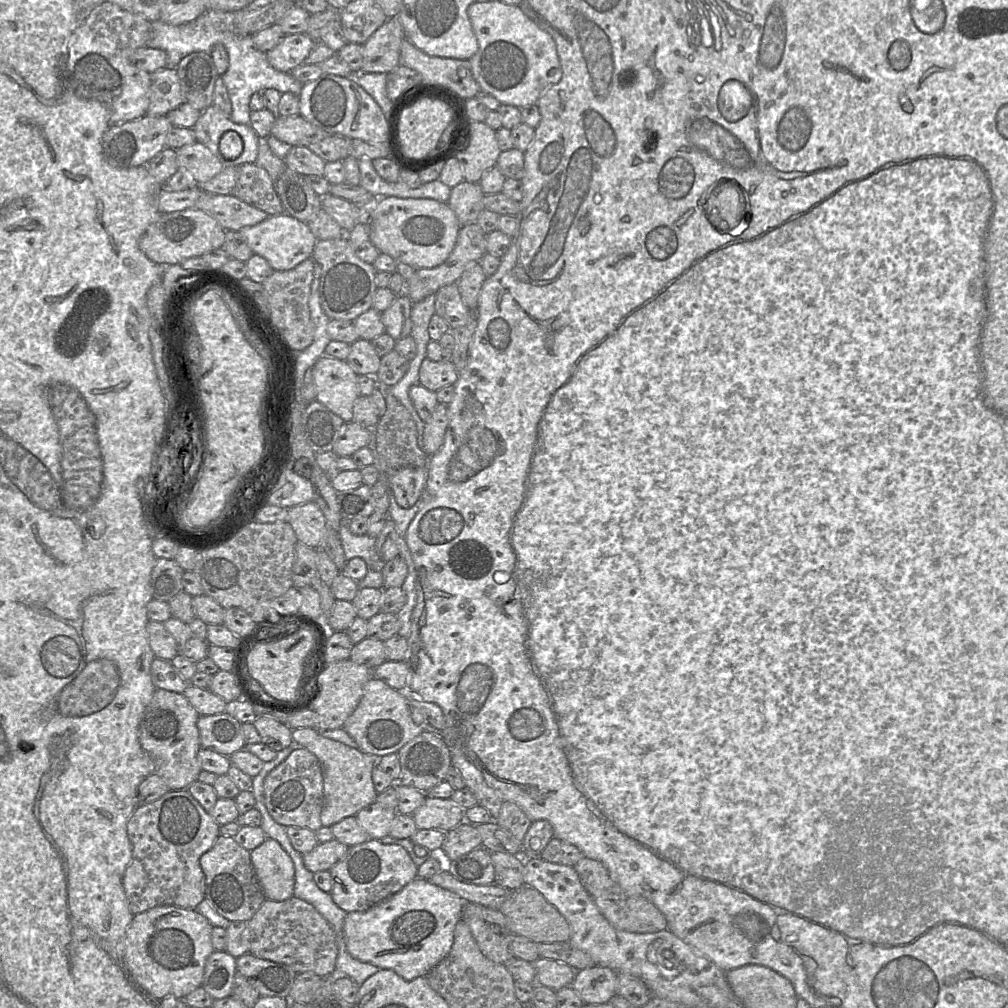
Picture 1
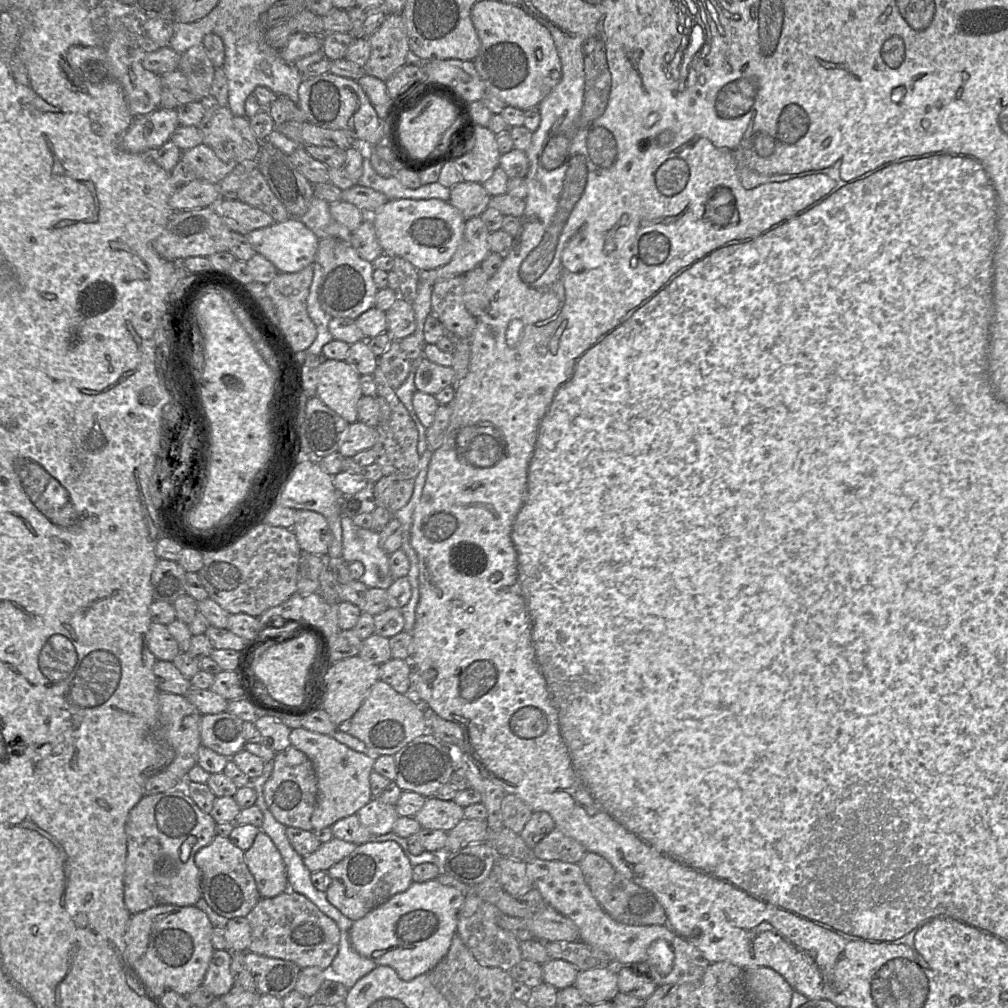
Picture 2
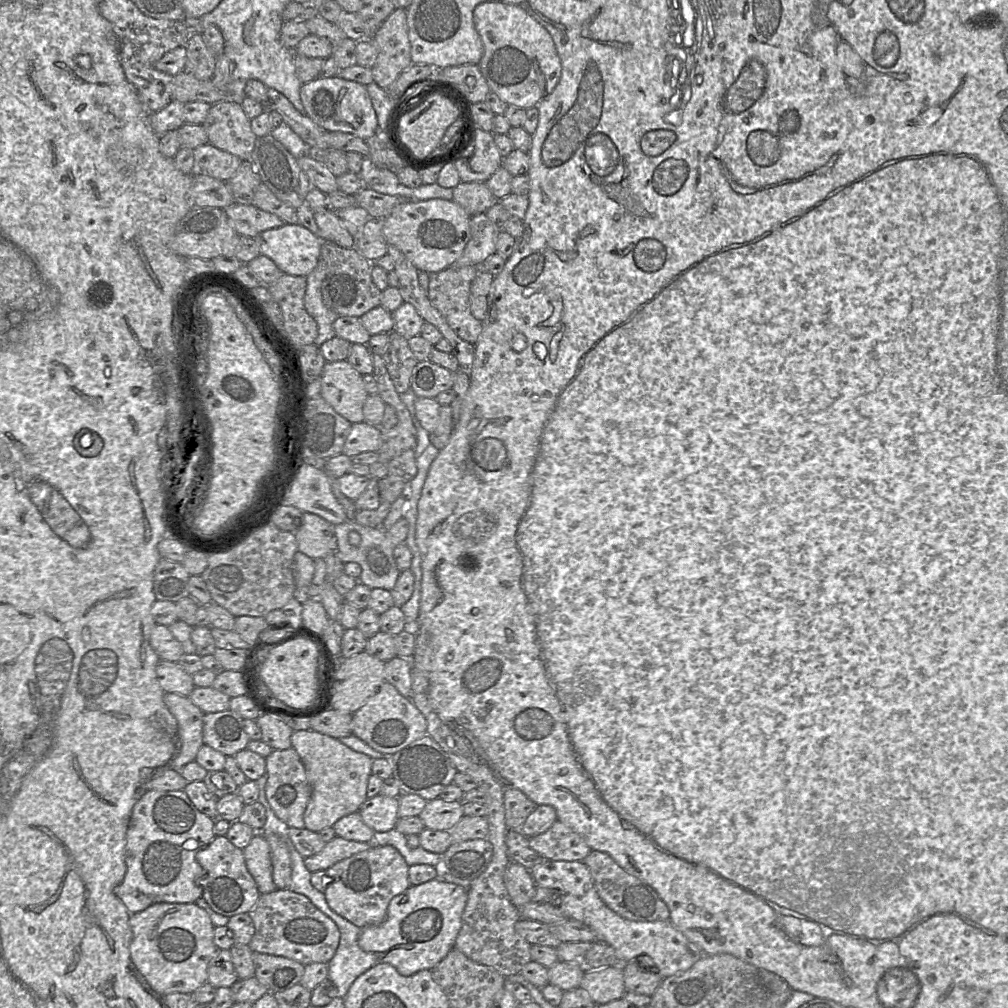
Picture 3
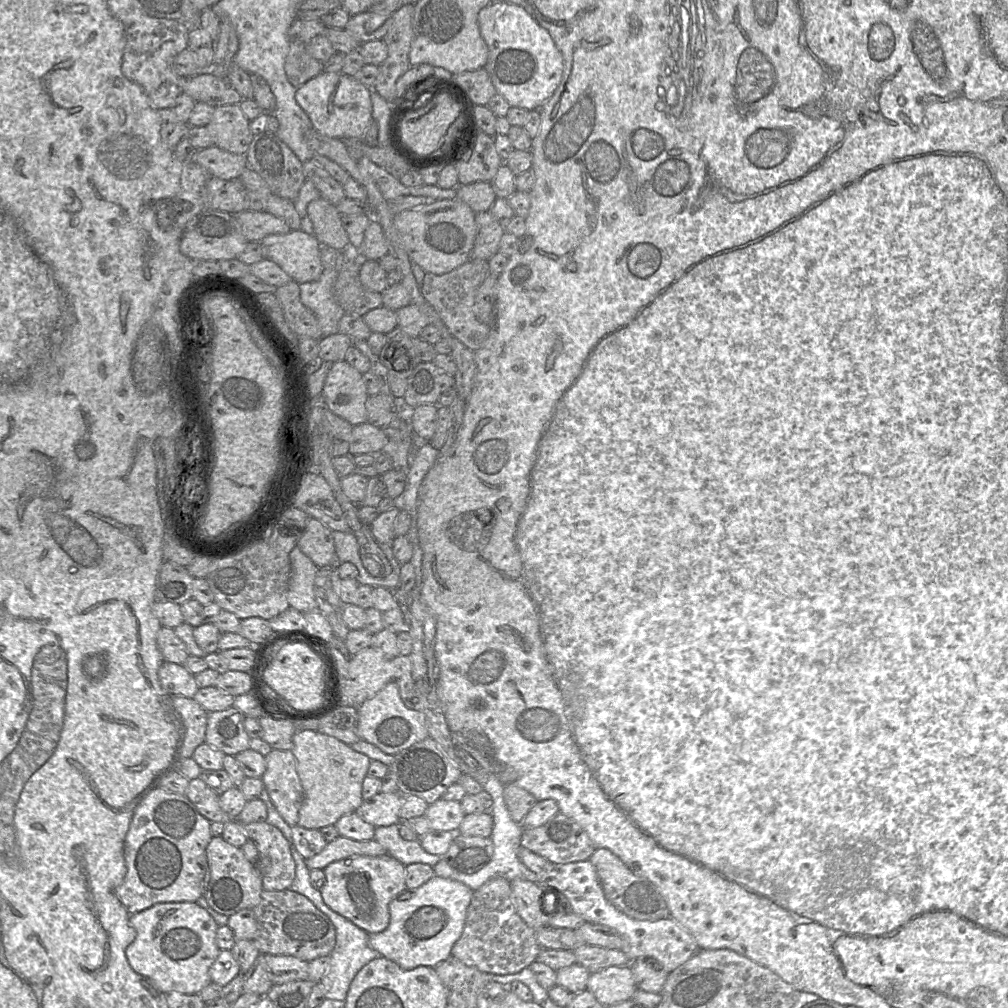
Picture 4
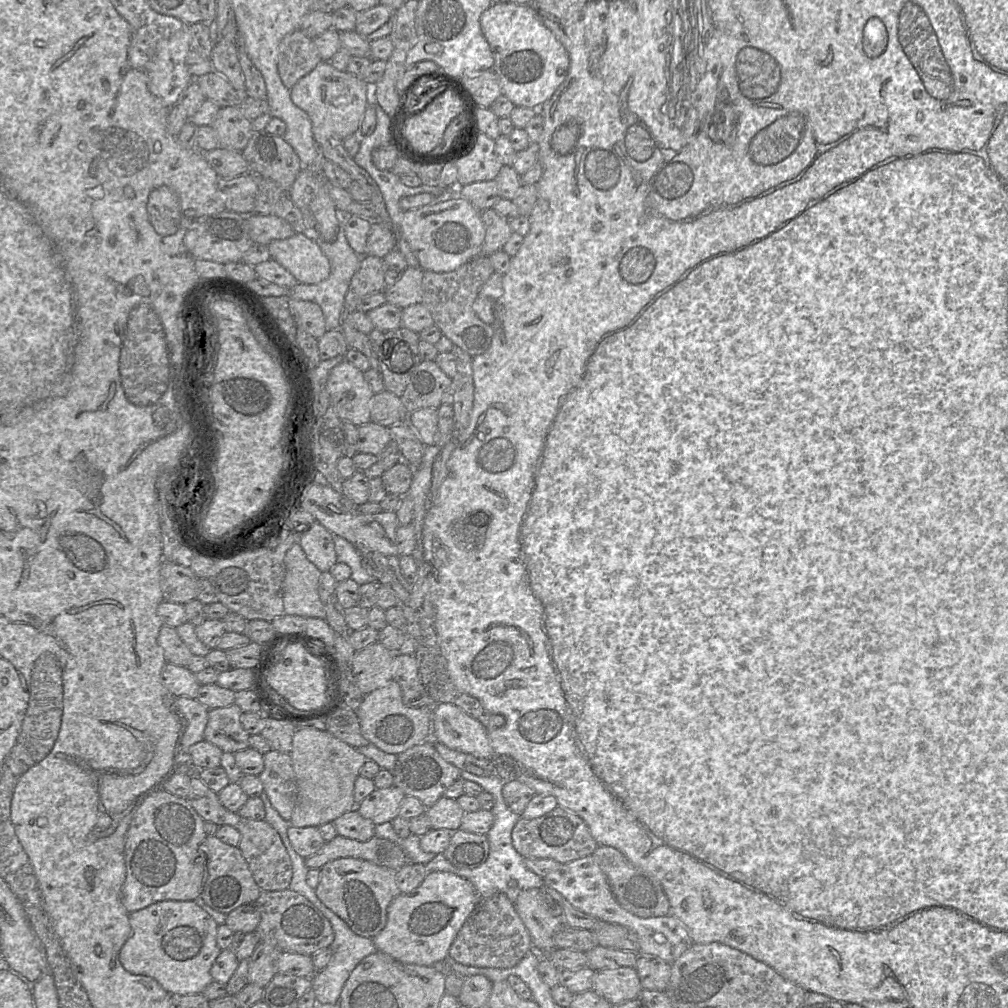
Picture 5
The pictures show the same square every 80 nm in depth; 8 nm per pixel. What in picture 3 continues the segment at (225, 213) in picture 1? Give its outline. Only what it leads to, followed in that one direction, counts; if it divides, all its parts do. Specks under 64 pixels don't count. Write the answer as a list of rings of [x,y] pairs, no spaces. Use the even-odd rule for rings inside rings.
[[[233,203],[224,209],[231,226],[241,236],[256,237],[263,231],[279,228],[285,223],[275,214],[255,206]]]

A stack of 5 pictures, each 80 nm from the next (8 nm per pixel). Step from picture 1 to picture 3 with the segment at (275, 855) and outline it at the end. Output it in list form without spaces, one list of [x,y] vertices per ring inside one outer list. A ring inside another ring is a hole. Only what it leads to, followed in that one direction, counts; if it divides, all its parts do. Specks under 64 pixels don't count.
[[[255,832],[250,843],[243,849],[246,868],[261,894],[278,889],[273,881],[270,847],[261,832]]]

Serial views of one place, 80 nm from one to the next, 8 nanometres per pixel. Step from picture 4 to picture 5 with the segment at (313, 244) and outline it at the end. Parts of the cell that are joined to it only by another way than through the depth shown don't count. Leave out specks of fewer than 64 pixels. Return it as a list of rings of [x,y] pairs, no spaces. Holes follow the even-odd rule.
[[[308,233],[273,240],[268,245],[271,259],[289,271],[302,284],[318,284],[330,275],[330,263],[317,241]]]

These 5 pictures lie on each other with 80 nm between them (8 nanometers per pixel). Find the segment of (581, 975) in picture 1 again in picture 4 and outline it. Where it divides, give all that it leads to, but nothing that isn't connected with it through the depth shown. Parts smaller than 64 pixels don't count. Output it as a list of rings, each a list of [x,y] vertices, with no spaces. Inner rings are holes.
[[[625,965],[592,973],[587,990],[605,1007],[631,999],[637,987],[630,966]]]

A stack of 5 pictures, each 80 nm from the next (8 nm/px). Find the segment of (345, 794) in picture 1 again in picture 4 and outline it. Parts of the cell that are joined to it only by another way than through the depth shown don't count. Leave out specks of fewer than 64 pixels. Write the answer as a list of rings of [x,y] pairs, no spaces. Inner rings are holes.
[[[318,730],[296,732],[293,736],[292,752],[303,788],[303,802],[297,825],[320,830],[325,826],[335,825],[342,816],[356,812],[364,801],[362,784],[371,762],[367,755]]]

